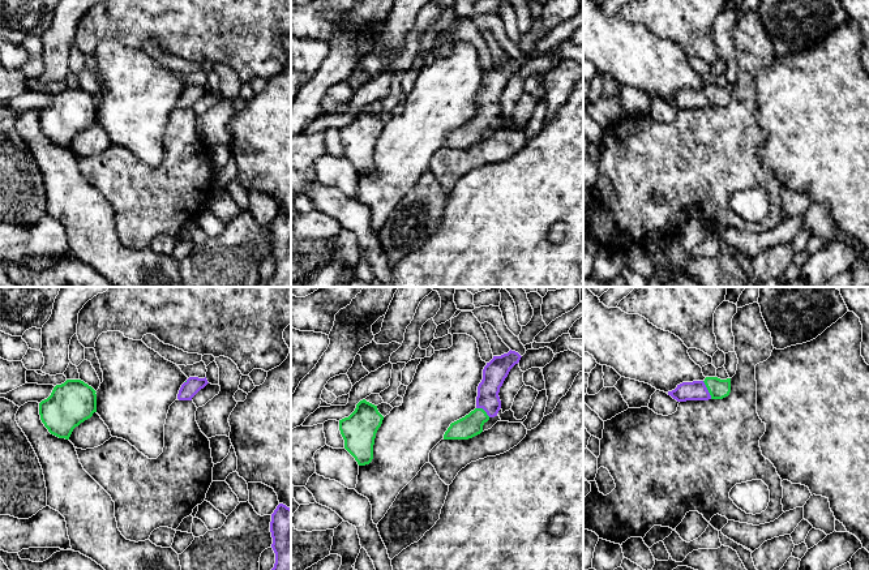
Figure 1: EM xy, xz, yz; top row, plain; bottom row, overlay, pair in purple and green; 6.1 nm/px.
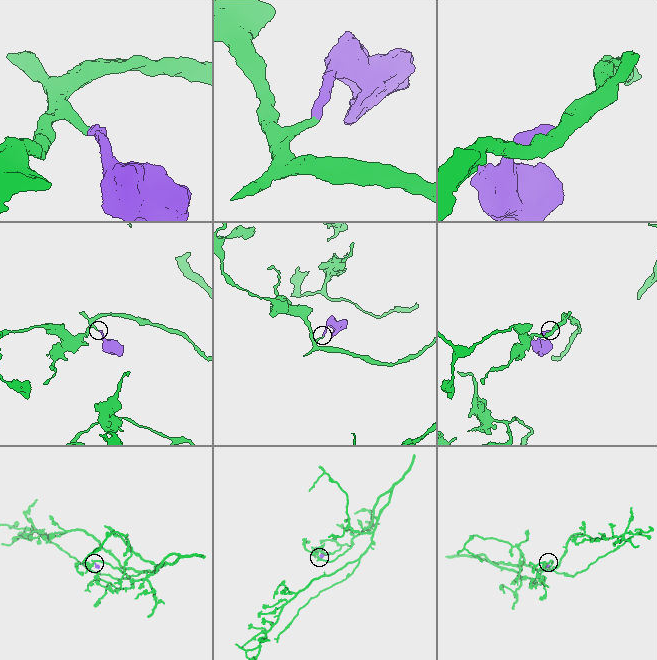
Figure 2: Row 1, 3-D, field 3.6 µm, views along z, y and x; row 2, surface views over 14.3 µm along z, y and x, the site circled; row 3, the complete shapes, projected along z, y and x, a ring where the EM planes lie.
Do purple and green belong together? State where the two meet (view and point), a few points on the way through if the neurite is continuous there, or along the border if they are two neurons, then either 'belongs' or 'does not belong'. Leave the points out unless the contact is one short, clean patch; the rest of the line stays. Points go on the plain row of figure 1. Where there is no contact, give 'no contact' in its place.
meets purple in yz at (707, 98); runs through yz (696, 98), (707, 98), (718, 97); belongs

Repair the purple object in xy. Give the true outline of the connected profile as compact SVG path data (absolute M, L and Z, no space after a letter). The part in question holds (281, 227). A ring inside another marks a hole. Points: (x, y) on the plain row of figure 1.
M279 211L271 222L270 240L275 271L267 287L291 287L291 217Z

